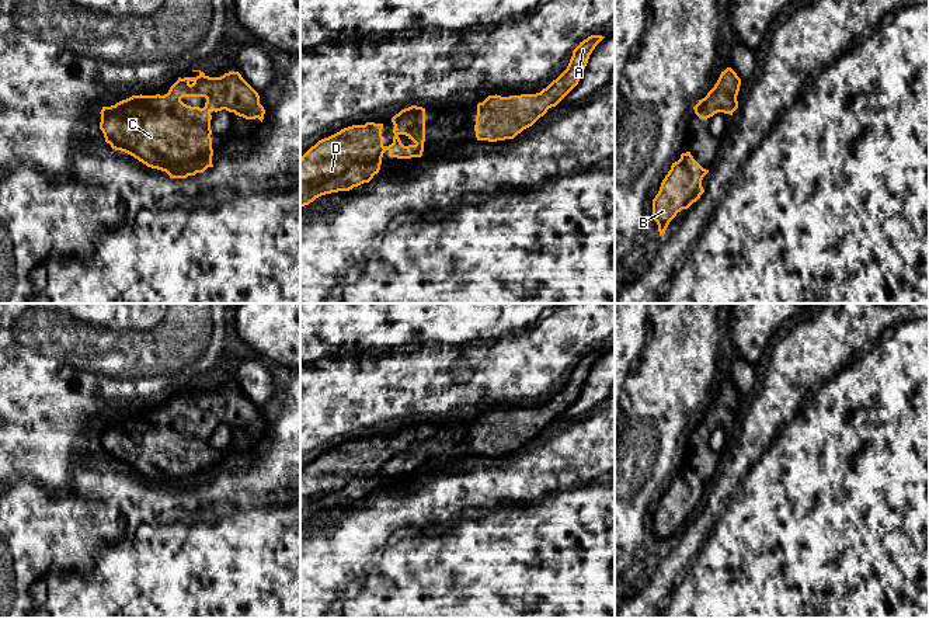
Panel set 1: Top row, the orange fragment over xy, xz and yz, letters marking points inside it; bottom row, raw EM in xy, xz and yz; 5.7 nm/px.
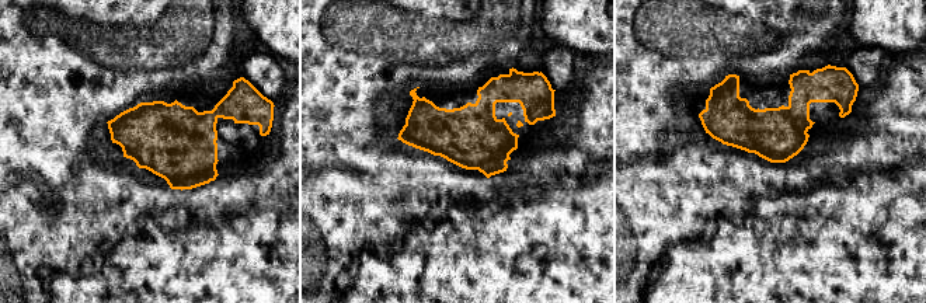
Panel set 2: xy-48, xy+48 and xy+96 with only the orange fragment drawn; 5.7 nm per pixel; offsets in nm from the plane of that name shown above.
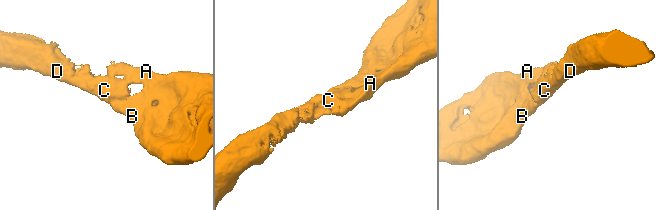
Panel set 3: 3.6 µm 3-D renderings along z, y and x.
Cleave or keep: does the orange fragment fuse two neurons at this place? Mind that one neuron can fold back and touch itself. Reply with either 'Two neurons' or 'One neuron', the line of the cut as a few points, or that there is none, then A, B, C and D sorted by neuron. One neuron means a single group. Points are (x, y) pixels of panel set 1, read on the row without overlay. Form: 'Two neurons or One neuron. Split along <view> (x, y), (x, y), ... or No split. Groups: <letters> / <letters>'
One neuron. No split. Groups: A B C D

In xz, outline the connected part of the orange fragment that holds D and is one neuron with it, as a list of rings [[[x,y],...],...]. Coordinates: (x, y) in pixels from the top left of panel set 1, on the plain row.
[[[411,420],[392,433],[393,458],[383,459],[383,438],[352,440],[319,455],[300,472],[300,521],[316,513],[349,506],[379,487],[383,468],[421,472],[425,456],[425,423]]]

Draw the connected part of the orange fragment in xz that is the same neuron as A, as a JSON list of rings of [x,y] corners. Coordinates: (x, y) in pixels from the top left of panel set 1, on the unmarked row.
[[[591,350],[580,357],[573,365],[567,383],[540,407],[509,412],[495,409],[479,417],[474,440],[477,455],[514,454],[523,444],[532,441],[578,399],[589,369],[603,353]]]

